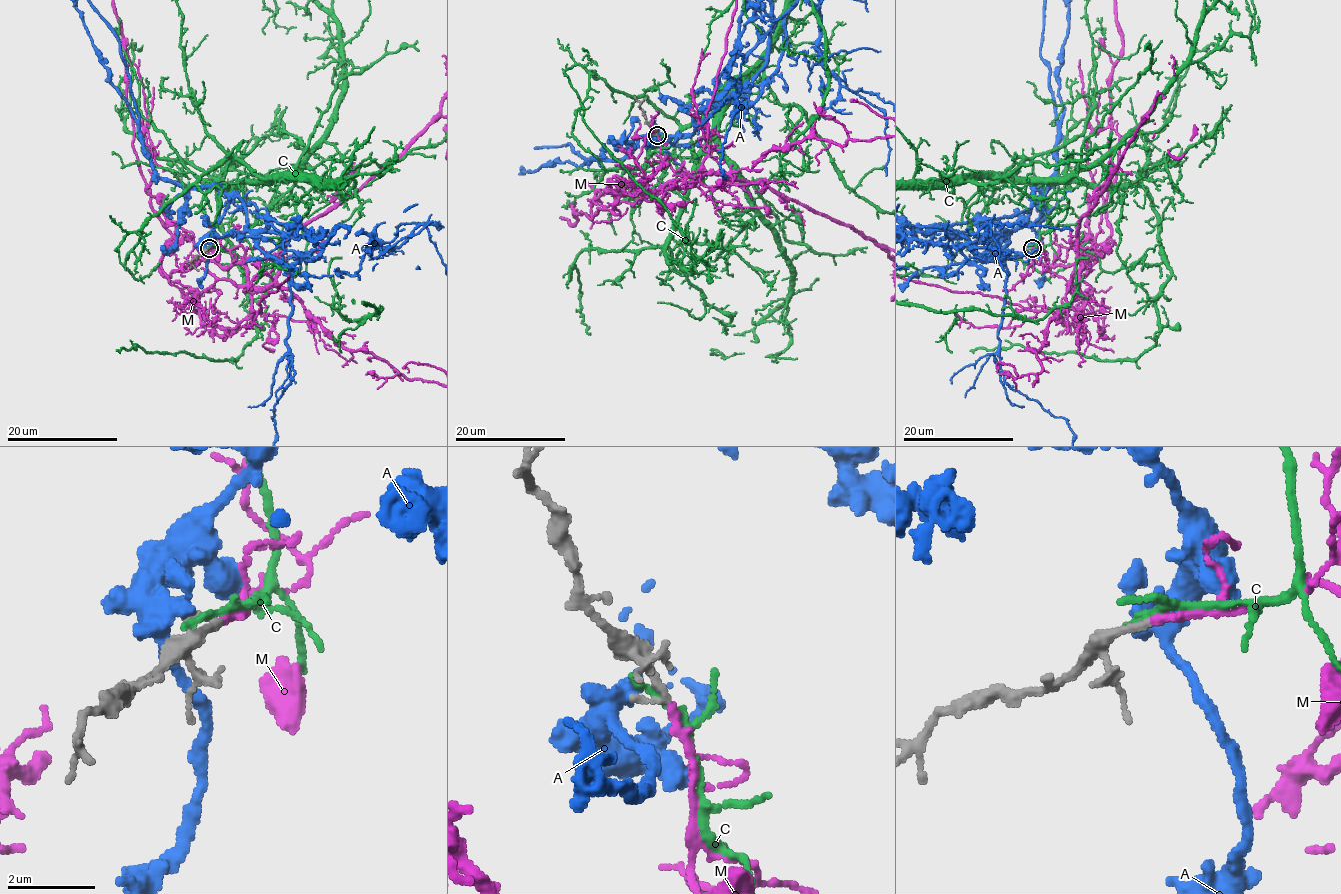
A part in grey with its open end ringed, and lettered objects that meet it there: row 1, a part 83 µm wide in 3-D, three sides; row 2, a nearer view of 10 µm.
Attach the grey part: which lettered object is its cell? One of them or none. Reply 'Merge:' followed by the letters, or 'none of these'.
Merge: M

